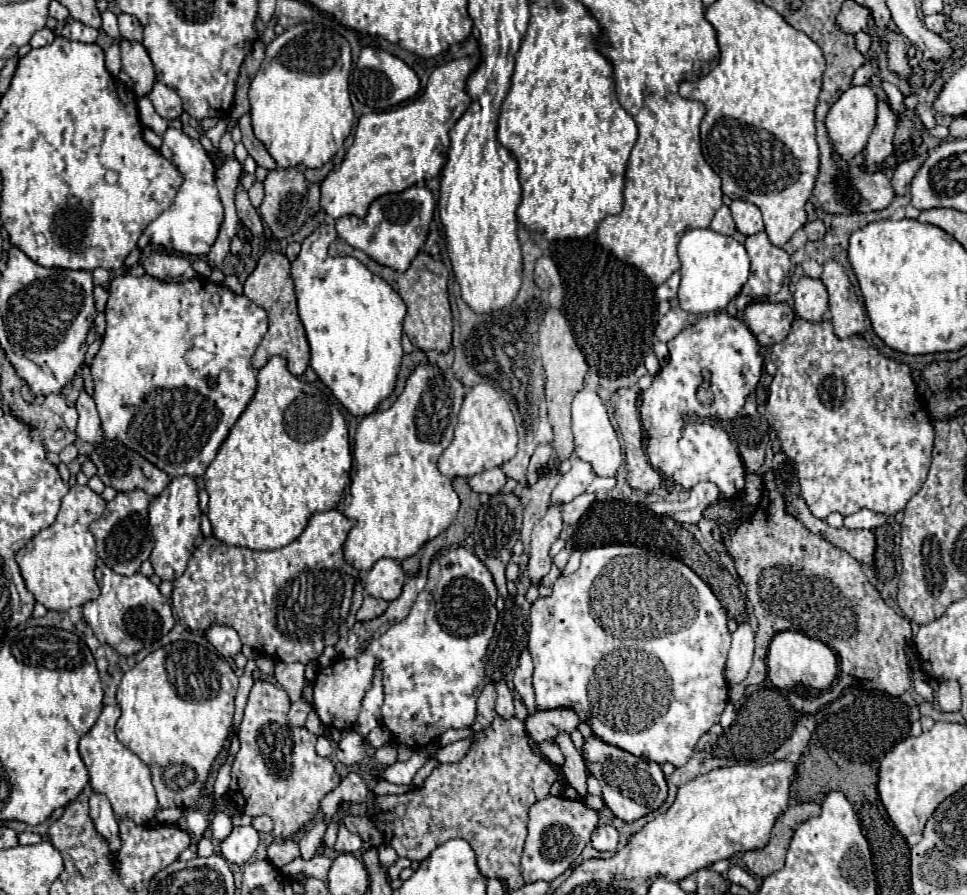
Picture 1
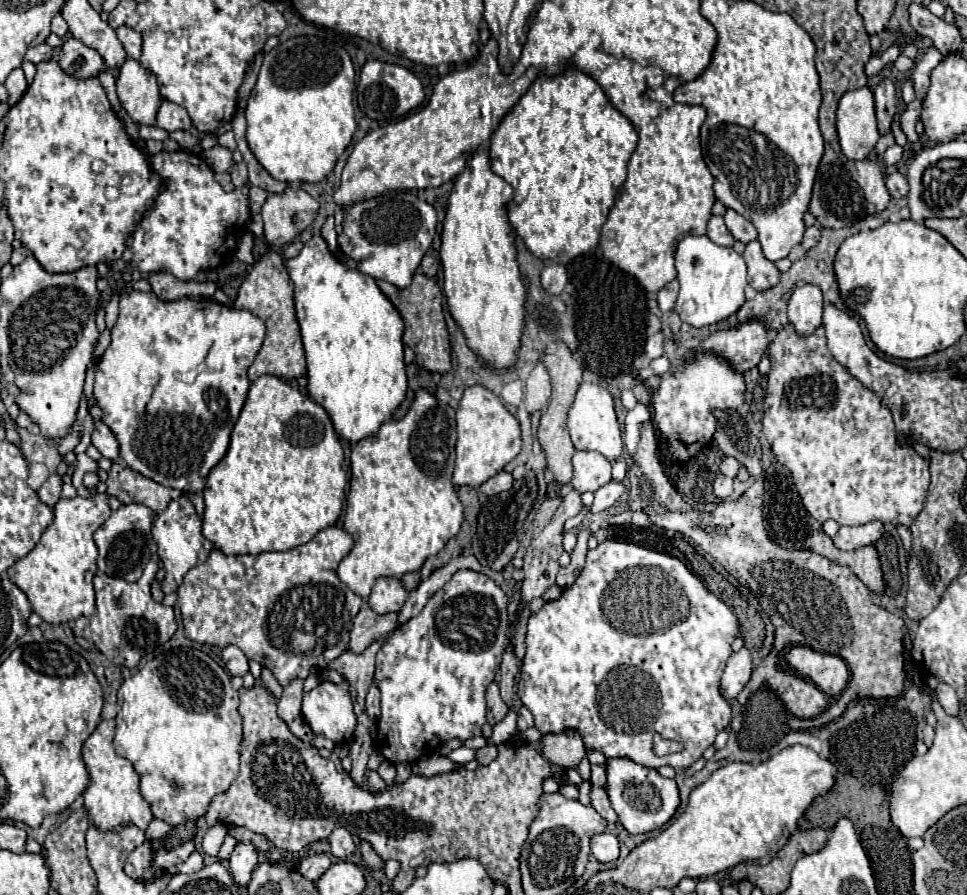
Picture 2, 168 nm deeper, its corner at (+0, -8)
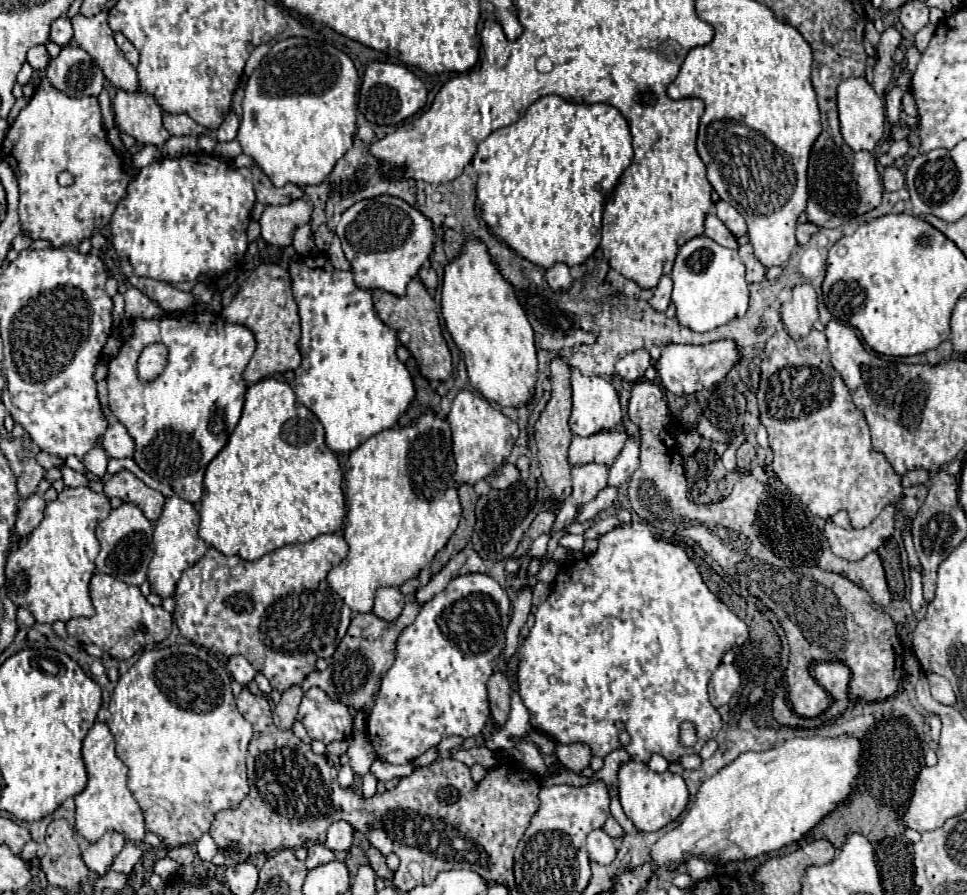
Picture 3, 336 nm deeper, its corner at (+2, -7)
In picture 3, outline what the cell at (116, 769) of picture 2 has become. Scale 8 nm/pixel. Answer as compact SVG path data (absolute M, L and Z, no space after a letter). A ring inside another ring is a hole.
M95 723L83 739L83 761L87 767L87 787L75 797L75 831L89 843L99 841L107 831L121 833L127 841L141 843L145 837L143 813L127 789L127 765L115 755L115 741L107 723Z

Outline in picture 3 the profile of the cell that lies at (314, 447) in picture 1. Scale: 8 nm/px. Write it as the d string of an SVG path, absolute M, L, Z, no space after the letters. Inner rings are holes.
M265 377L247 389L239 425L231 433L227 445L207 467L199 513L199 537L223 555L239 555L247 561L255 561L279 547L307 543L317 535L339 533L343 529L345 495L339 461L325 445L323 425L297 401L287 383Z

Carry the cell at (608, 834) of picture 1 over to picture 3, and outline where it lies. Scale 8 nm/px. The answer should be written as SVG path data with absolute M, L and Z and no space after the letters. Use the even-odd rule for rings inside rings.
M597 829L597 831L591 831L587 837L587 853L591 861L599 865L609 865L615 859L617 849L613 839L603 829Z

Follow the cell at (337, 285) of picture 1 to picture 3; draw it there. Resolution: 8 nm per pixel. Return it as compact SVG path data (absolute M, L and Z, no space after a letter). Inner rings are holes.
M325 255L299 259L289 269L293 279L293 297L299 305L301 339L297 343L301 365L295 369L297 401L315 413L325 427L325 443L333 453L351 453L365 439L383 429L397 425L409 403L415 399L415 387L409 371L397 359L397 333L389 329L375 313L371 291L359 289L353 283L351 271L337 271Z

